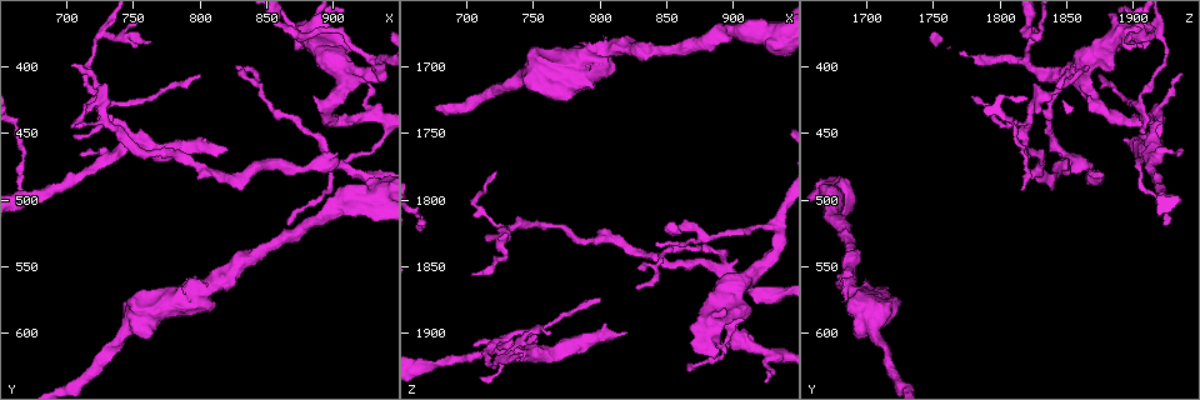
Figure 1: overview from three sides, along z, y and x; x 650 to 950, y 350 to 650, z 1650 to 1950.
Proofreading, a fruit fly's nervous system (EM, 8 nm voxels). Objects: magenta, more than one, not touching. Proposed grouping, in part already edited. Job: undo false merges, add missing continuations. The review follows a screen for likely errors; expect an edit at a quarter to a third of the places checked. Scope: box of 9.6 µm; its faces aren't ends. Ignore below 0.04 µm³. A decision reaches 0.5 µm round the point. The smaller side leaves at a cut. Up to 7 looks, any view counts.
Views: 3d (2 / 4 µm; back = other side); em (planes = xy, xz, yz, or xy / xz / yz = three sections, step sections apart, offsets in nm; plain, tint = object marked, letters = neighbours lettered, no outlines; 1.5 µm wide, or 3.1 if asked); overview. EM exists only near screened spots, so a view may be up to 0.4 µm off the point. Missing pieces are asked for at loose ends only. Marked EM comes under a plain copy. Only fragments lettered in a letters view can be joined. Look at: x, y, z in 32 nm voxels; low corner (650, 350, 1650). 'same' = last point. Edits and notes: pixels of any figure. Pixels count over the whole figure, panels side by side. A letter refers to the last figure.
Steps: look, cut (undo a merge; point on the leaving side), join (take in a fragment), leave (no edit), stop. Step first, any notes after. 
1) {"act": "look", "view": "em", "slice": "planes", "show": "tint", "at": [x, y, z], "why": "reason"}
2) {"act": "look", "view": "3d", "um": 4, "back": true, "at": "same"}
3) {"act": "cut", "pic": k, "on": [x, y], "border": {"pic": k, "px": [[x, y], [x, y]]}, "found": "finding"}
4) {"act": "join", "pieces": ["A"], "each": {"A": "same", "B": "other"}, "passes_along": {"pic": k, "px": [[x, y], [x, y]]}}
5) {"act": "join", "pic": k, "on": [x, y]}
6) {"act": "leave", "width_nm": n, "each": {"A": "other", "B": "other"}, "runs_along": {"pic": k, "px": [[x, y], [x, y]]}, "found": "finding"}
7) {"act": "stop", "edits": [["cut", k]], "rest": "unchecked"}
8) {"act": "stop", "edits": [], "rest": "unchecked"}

{"act": "look", "view": "em", "slice": "planes", "show": "letters", "at": [820, 462, 1898], "why": "branch stops here"}

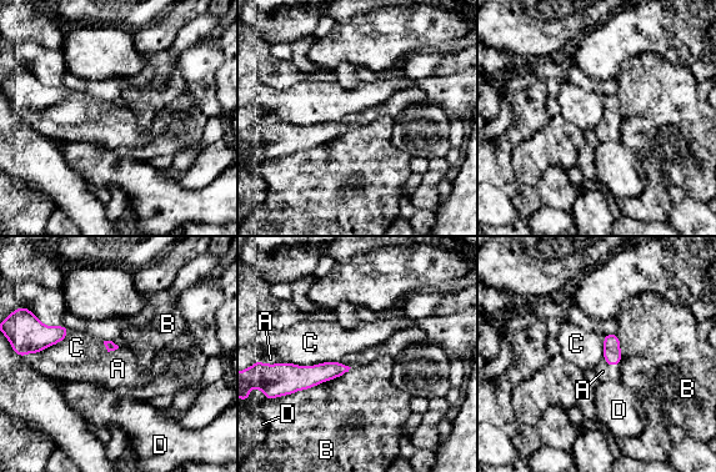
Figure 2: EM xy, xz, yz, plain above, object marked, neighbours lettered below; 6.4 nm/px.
{"act": "join", "pieces": ["A"], "longest_contact_nm": ["B", 500], "each": {"A": "same", "B": "other", "C": "other", "D": "other"}, "found": "it goes on there"}

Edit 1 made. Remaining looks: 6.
{"act": "look", "view": "3d", "um": 4, "back": true, "at": [722, 422, 1776], "why": "branch stops here"}

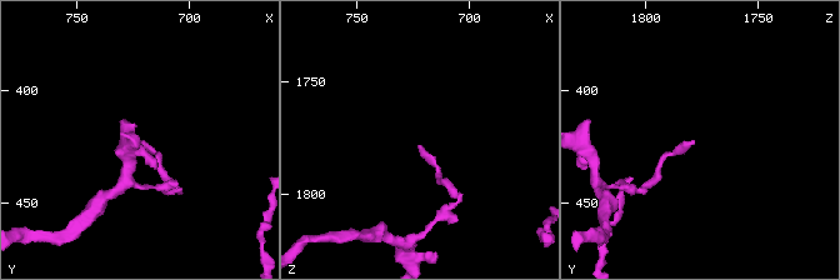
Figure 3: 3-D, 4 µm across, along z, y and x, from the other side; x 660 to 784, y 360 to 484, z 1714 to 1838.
{"act": "look", "view": "em", "slice": "planes", "show": "letters", "at": [722, 424, 1779], "why": "shape alone is not enough"}

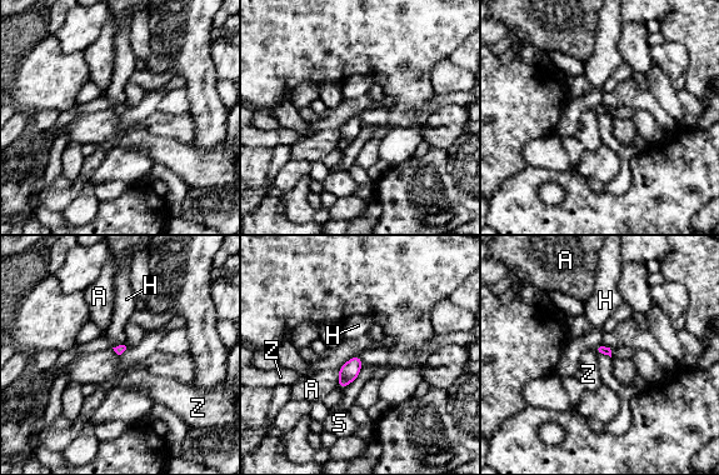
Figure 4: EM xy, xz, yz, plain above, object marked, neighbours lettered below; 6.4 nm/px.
{"act": "leave", "each": {"A": "other", "H": "other", "S": "other", "Z": "other"}, "found": "no lettered fragment goes on from it"}

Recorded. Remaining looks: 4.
{"act": "look", "view": "em", "slice": "planes", "show": "letters", "at": [802, 406, 1874], "why": "branch stops here"}

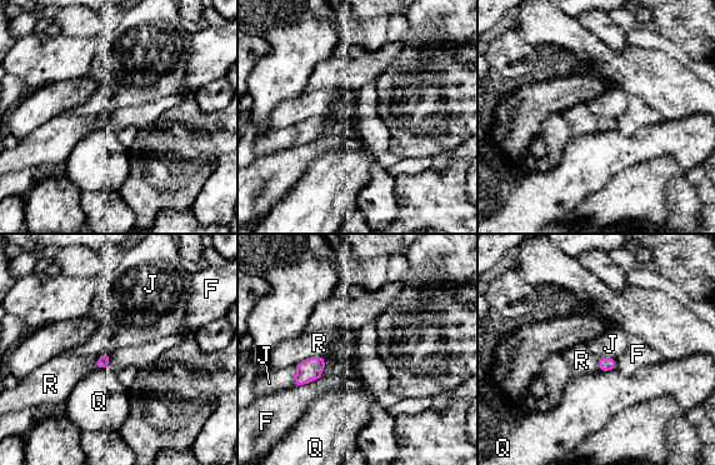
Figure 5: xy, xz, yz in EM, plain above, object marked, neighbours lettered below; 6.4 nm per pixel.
{"act": "leave", "width_nm": 80, "each": {"F": "other", "J": "other", "Q": "other", "R": "other"}, "border": {"pic": 5, "px": [[295, 365], [295, 380], [291, 385]]}, "found": "none of them fits"}

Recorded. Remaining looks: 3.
{"act": "stop", "edits": [["join", 2]], "rest": "unchecked"}

